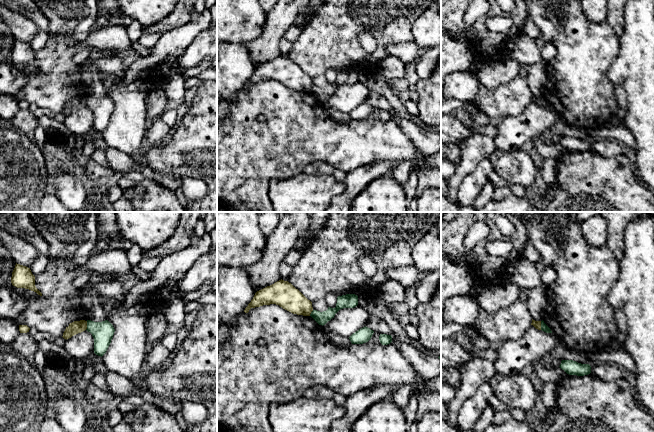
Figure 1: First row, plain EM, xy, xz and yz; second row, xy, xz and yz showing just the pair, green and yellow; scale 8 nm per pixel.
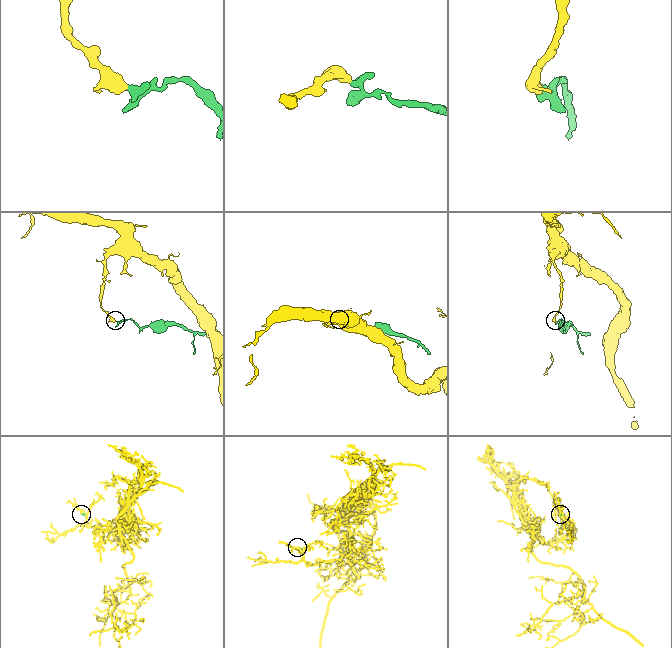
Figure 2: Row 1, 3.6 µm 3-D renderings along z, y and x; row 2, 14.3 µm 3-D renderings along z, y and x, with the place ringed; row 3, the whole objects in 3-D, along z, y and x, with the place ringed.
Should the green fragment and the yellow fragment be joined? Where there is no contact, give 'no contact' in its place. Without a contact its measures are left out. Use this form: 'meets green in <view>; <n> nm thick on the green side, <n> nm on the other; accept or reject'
meets green in xy; 170 nm thick on the green side, 100 nm on the other; reject

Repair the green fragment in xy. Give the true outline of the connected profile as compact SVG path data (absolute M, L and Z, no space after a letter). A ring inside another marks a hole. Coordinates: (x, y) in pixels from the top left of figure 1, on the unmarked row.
M87 96L87 105L94 114L94 129L98 132L103 132L113 114L115 105L113 101L108 97L94 98Z

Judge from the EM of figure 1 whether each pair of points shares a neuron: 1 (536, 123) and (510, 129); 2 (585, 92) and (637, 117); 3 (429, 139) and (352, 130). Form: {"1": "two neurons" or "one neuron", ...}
{"1": "one neuron", "2": "two neurons", "3": "two neurons"}

